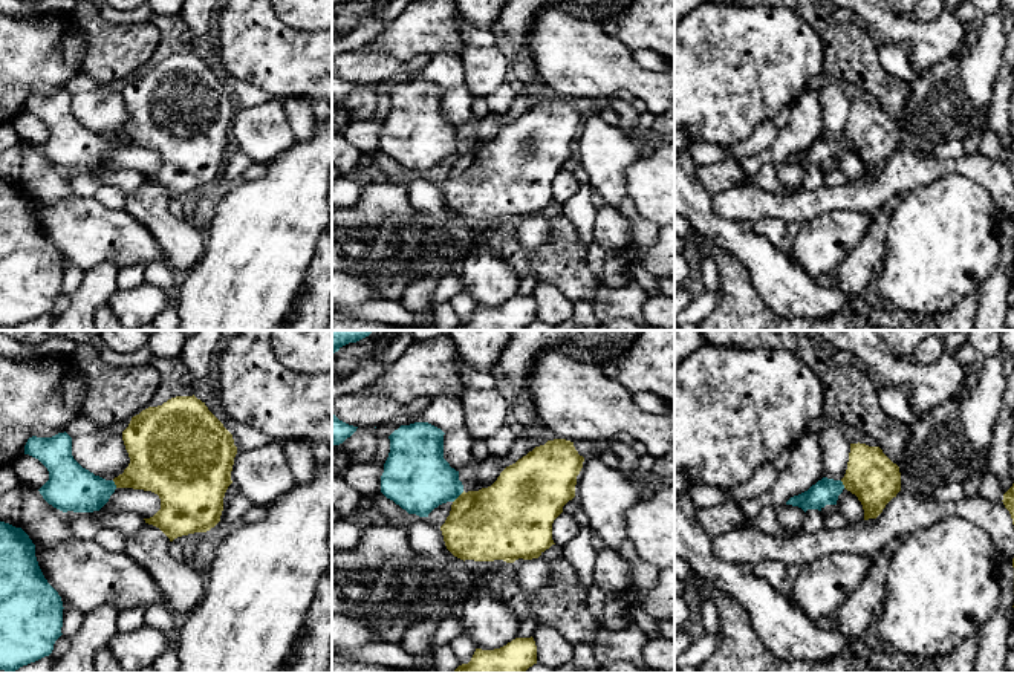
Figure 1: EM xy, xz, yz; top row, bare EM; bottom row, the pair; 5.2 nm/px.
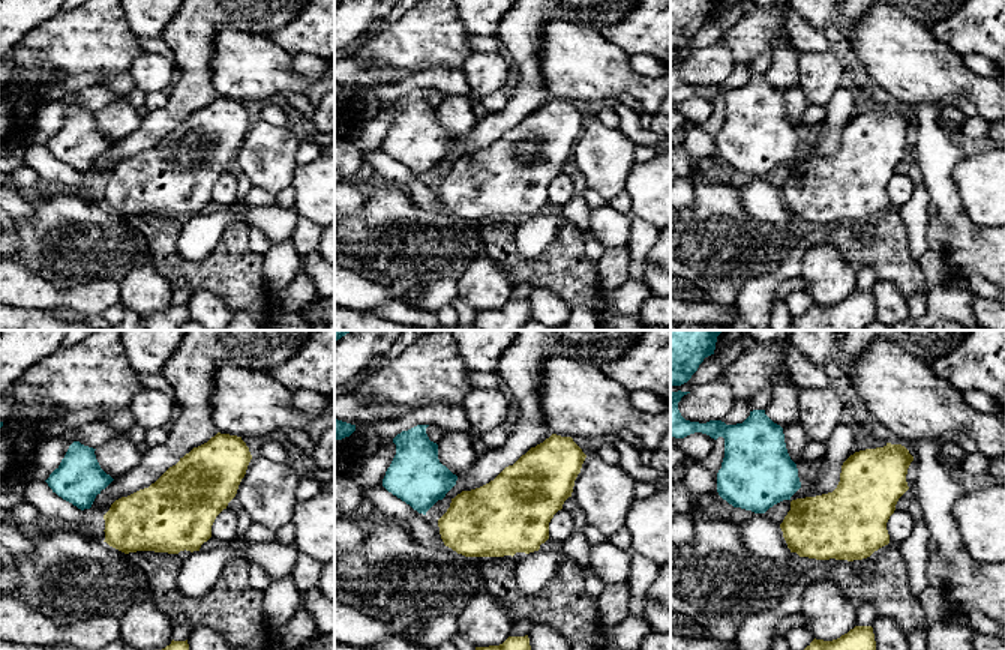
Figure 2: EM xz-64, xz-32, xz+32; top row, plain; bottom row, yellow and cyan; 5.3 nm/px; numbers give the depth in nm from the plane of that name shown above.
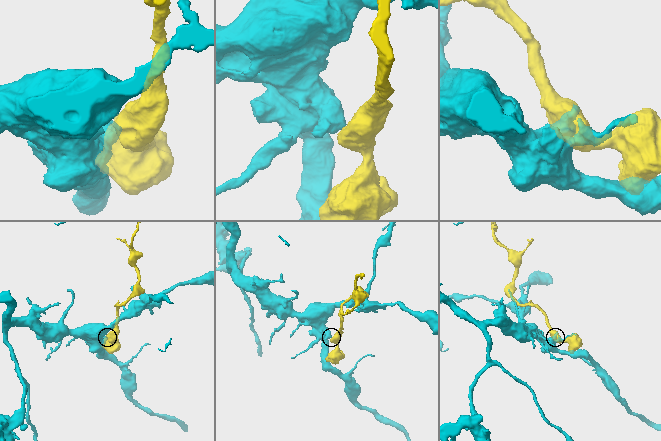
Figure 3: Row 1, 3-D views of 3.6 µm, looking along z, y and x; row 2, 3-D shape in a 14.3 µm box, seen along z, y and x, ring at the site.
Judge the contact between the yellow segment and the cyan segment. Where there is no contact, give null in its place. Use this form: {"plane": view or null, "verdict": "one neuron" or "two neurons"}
{"plane": "xz", "verdict": "two neurons"}

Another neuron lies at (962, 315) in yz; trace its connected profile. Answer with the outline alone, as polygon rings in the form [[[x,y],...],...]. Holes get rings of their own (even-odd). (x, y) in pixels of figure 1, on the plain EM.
[[[979,291],[967,295],[945,315],[936,320],[936,330],[974,330]]]

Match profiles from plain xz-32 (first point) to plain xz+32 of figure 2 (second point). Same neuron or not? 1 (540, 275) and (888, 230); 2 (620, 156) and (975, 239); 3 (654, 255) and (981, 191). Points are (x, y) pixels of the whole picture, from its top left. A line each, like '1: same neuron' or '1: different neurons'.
1: same neuron
2: same neuron
3: different neurons

